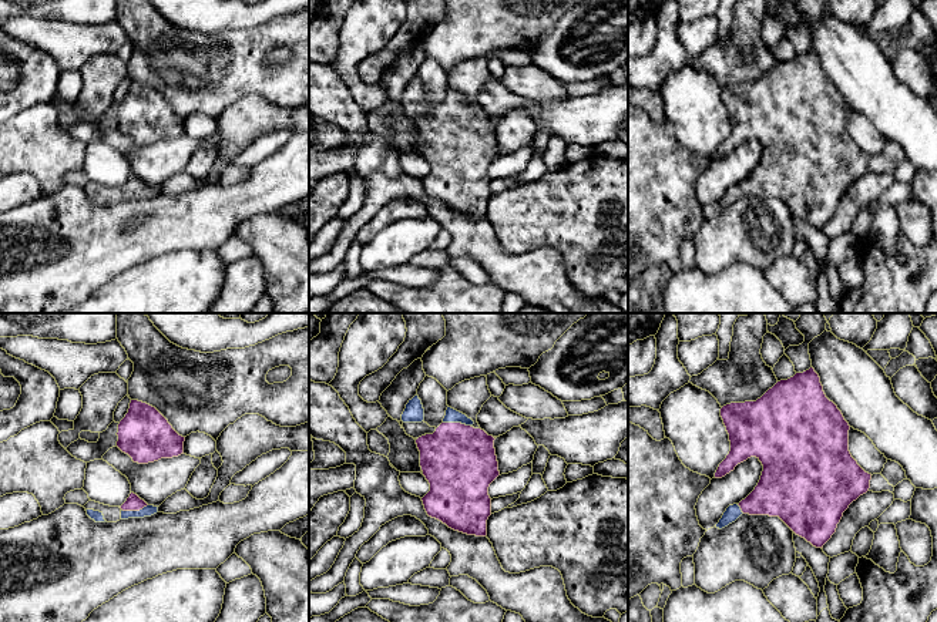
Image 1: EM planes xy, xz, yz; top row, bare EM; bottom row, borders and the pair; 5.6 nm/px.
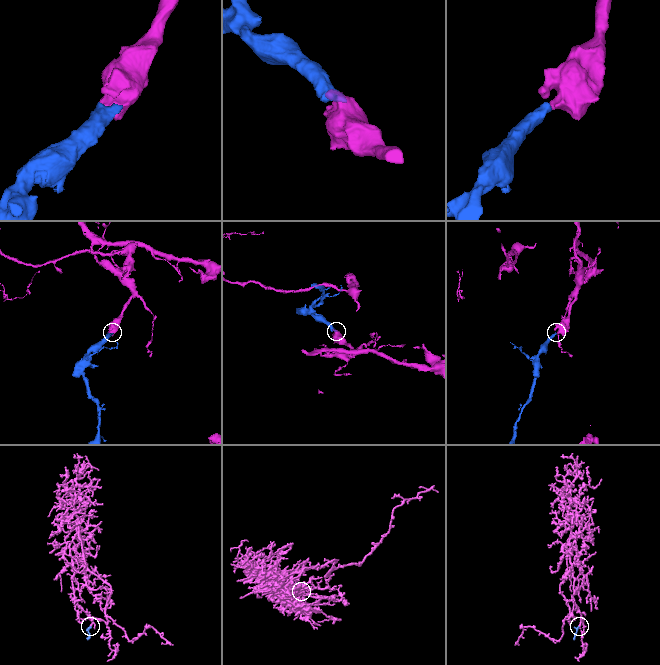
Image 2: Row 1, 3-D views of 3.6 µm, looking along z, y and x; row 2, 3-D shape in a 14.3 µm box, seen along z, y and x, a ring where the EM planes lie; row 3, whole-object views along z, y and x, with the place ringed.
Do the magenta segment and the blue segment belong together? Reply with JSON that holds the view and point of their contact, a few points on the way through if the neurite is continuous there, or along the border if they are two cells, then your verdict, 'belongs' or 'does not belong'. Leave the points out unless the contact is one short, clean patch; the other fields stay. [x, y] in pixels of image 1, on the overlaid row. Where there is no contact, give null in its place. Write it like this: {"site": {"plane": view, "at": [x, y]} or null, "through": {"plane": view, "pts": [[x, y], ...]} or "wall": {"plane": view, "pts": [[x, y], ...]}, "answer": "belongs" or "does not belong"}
{"site": {"plane": "xz", "at": [457, 423]}, "through": {"plane": "xz", "pts": [[459, 461], [457, 423], [452, 416]]}, "answer": "belongs"}

